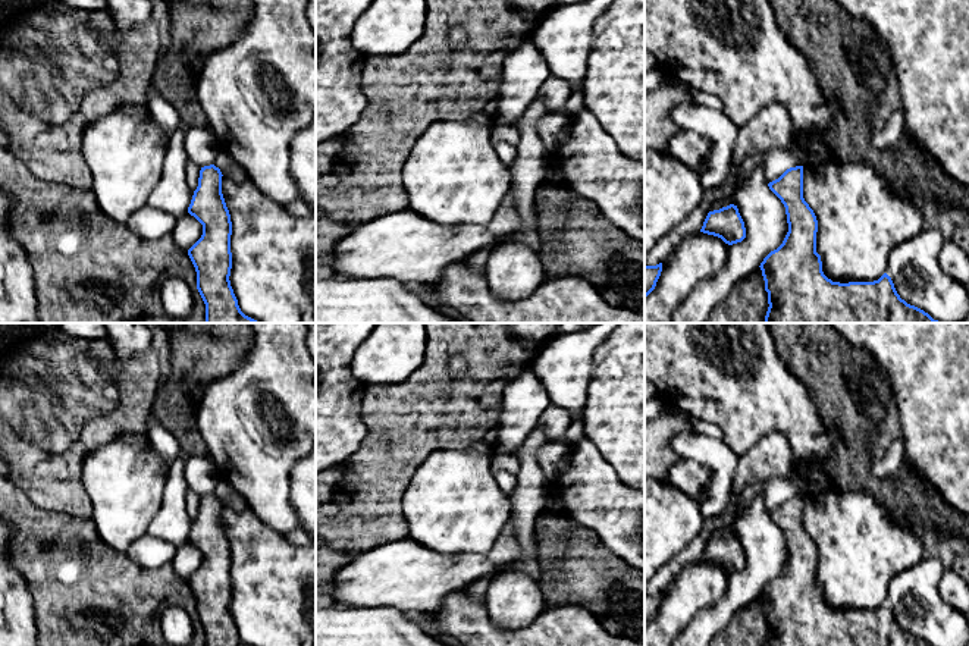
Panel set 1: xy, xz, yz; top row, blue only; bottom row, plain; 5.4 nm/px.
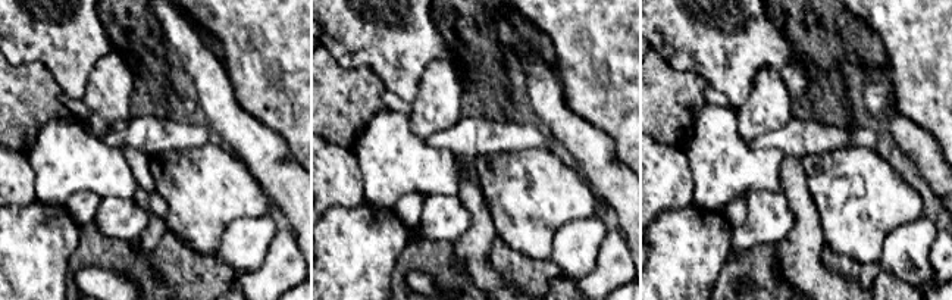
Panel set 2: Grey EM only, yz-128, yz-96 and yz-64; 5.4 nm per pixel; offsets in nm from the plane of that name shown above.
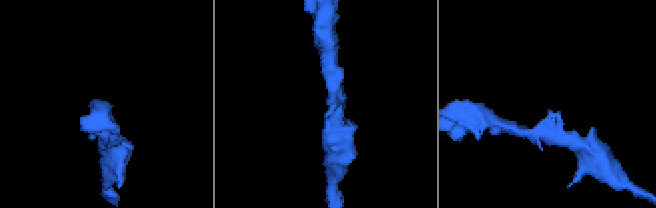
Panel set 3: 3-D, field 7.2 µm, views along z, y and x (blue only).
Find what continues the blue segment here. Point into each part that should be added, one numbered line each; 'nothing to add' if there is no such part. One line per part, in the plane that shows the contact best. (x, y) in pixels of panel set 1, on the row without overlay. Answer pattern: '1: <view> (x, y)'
nothing to add

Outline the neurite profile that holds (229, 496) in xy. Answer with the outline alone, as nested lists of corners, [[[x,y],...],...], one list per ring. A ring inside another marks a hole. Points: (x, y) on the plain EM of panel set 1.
[[[222,479],[216,486],[214,495],[220,498],[223,505],[236,511],[244,511],[248,508],[244,496]]]

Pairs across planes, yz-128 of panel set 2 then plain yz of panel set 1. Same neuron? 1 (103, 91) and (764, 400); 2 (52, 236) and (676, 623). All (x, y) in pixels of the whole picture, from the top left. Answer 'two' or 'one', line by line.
1: two
2: one

